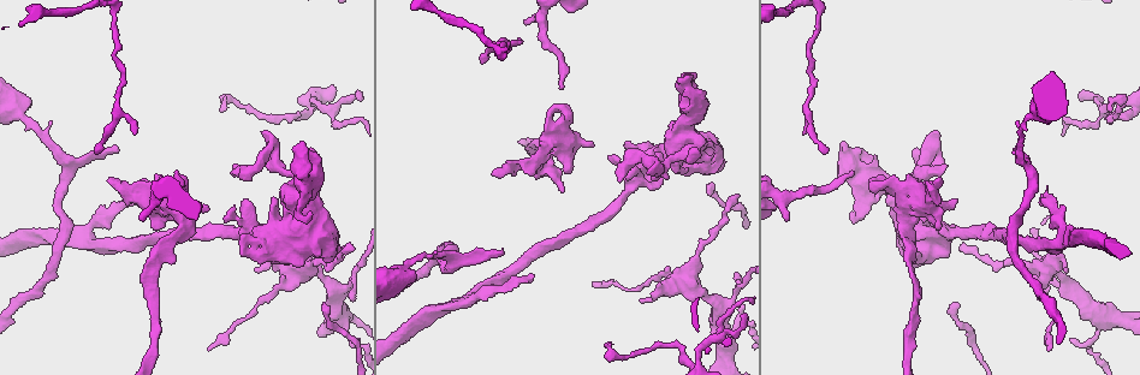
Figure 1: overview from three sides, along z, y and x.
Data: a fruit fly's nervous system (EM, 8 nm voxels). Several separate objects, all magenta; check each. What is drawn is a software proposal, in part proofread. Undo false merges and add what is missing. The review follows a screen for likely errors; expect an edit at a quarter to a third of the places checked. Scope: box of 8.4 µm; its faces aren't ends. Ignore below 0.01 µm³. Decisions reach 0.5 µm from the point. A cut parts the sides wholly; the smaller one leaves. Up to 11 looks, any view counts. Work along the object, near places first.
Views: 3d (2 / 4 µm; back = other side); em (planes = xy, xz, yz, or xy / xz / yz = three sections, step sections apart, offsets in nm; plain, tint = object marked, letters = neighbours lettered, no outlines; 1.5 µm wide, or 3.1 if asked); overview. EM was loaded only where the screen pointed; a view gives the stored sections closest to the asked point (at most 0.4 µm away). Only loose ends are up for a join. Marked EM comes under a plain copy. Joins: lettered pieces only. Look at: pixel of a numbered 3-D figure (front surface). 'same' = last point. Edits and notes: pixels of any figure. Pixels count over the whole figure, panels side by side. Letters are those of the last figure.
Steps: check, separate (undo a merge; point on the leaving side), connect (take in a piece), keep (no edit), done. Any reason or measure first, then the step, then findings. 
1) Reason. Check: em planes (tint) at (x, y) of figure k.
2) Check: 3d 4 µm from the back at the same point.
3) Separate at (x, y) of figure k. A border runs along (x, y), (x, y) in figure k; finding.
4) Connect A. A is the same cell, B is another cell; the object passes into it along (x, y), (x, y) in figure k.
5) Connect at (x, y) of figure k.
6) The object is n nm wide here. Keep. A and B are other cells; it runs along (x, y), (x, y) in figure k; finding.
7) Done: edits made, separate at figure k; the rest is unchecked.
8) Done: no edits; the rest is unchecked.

Thin end. Check: em xy step 8 (letters) at (96, 151) of figure 1.

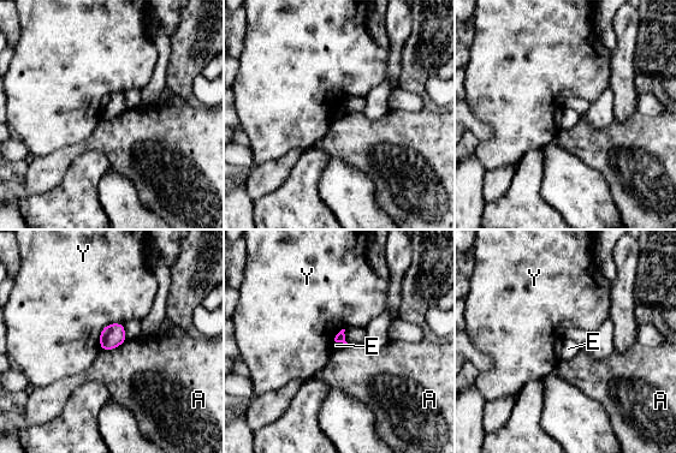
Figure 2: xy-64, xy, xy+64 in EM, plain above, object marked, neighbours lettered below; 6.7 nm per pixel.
Another direction. Check: em planes (letters) at the same point.

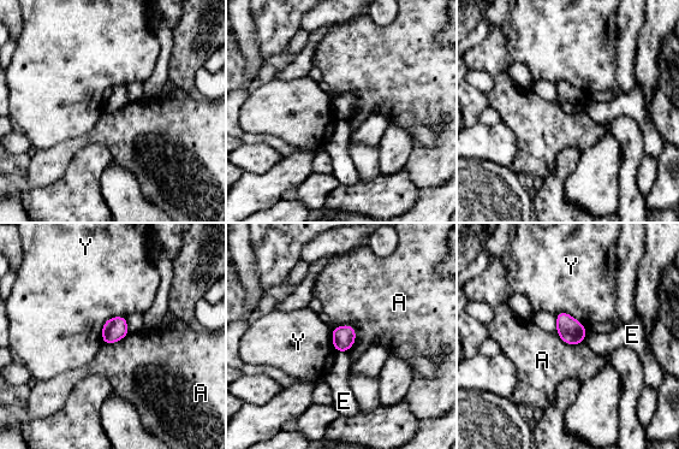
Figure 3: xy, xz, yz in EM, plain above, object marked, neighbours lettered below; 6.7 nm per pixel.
The object is 160 nm wide here. Keep. A, E and Y are other cells; a border runs along (341, 324), (355, 329), (346, 352) in figure 3; none of them fits.

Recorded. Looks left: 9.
An open end. Check: 3d 2 µm at (540, 142) of figure 1.

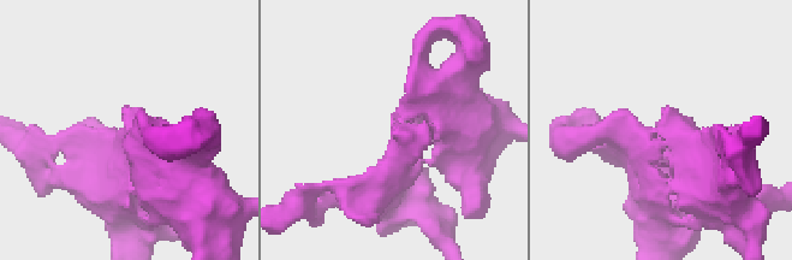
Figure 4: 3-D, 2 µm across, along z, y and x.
Now the EM. Check: em xz step 4 (tint) at (404, 129) of figure 4.

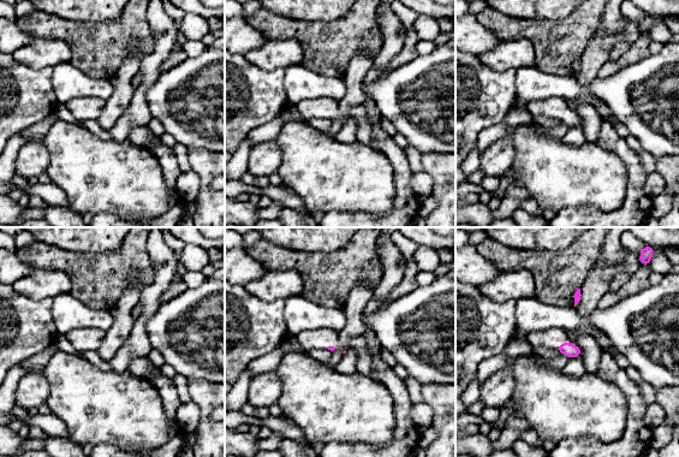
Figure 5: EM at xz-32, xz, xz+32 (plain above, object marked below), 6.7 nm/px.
Check: em planes (letters) at the same point.

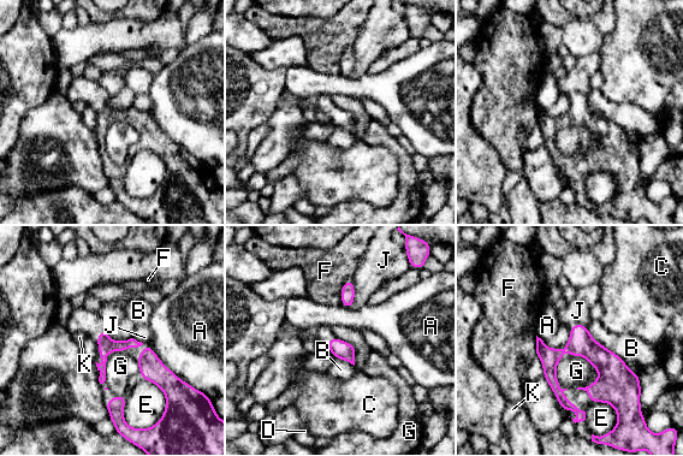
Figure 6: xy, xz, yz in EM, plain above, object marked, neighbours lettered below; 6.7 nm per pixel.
The longest contact is with A, 340 nm. Keep. A, B, C, D, E, F, G, J and K are other cells; a border runs along (571, 355), (582, 355), (599, 378) in figure 6; no lettered piece goes on from it.

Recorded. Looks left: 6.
Calibre changes. Check: em xy step 8 (letters) at (938, 231) of figure 1.

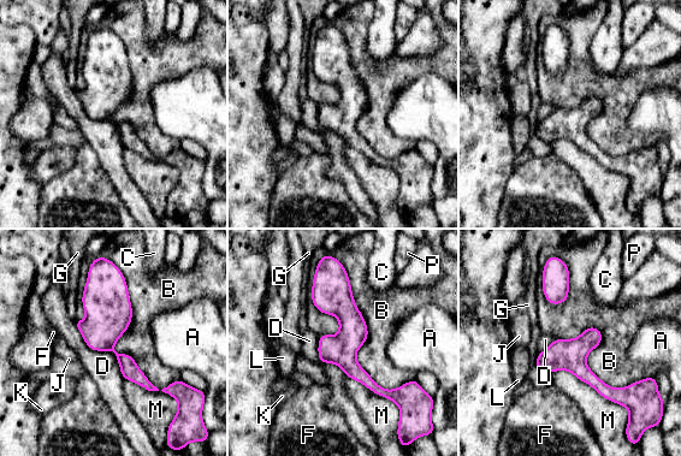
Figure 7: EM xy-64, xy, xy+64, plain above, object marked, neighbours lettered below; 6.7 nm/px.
Keep. A, B, C, D, F, G, J, K, L, M and P are other cells; a border runs along (72, 321), (124, 379) in figure 7; one neuron here.

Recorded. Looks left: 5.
Tapers out. Check: 3d 4 µm at (1040, 196) of figure 1.

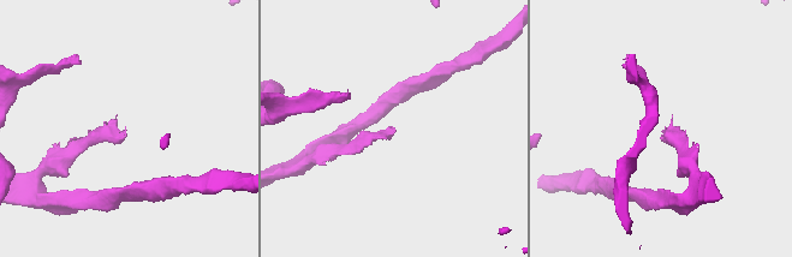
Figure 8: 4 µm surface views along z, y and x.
Shape alone is not enough. Check: em planes (letters) at (123, 130) of figure 8.

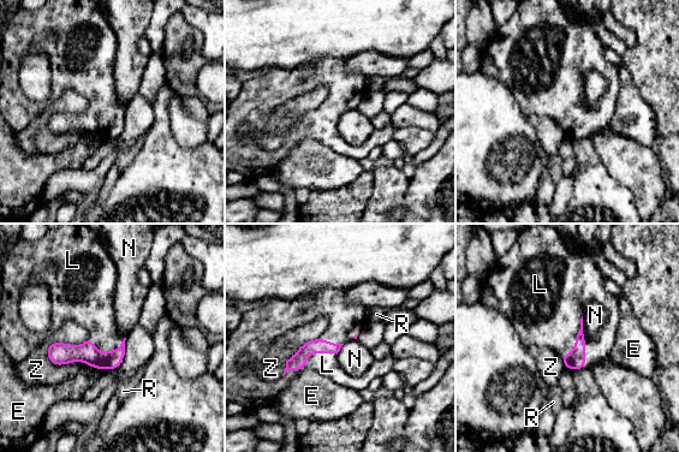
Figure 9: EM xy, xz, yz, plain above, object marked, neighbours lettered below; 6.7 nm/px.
Connect L. L is the same cell, E, N, R and Z are other cells; it goes on there.

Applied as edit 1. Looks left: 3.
Done: edits made, connect at figure 9; the rest is unchecked.

